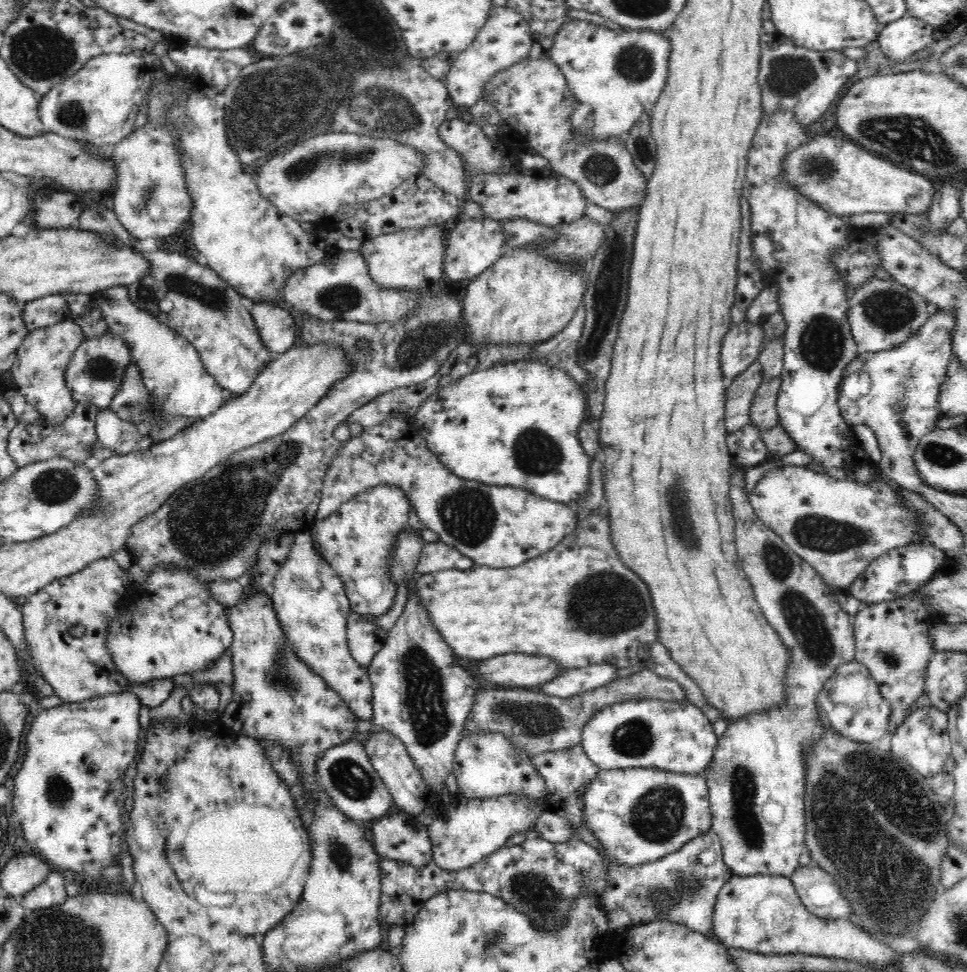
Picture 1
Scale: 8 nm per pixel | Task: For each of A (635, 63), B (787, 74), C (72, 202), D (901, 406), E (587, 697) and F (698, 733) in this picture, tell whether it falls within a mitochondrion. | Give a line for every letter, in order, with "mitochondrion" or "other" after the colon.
A: mitochondrion
B: mitochondrion
C: other
D: mitochondrion
E: other
F: other

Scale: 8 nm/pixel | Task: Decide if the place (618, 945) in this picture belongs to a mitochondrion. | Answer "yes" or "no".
no

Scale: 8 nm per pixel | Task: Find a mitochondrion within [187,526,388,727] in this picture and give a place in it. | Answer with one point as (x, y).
(280, 676)

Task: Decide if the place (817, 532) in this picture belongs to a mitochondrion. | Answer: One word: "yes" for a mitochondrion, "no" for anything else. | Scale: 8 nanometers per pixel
yes

